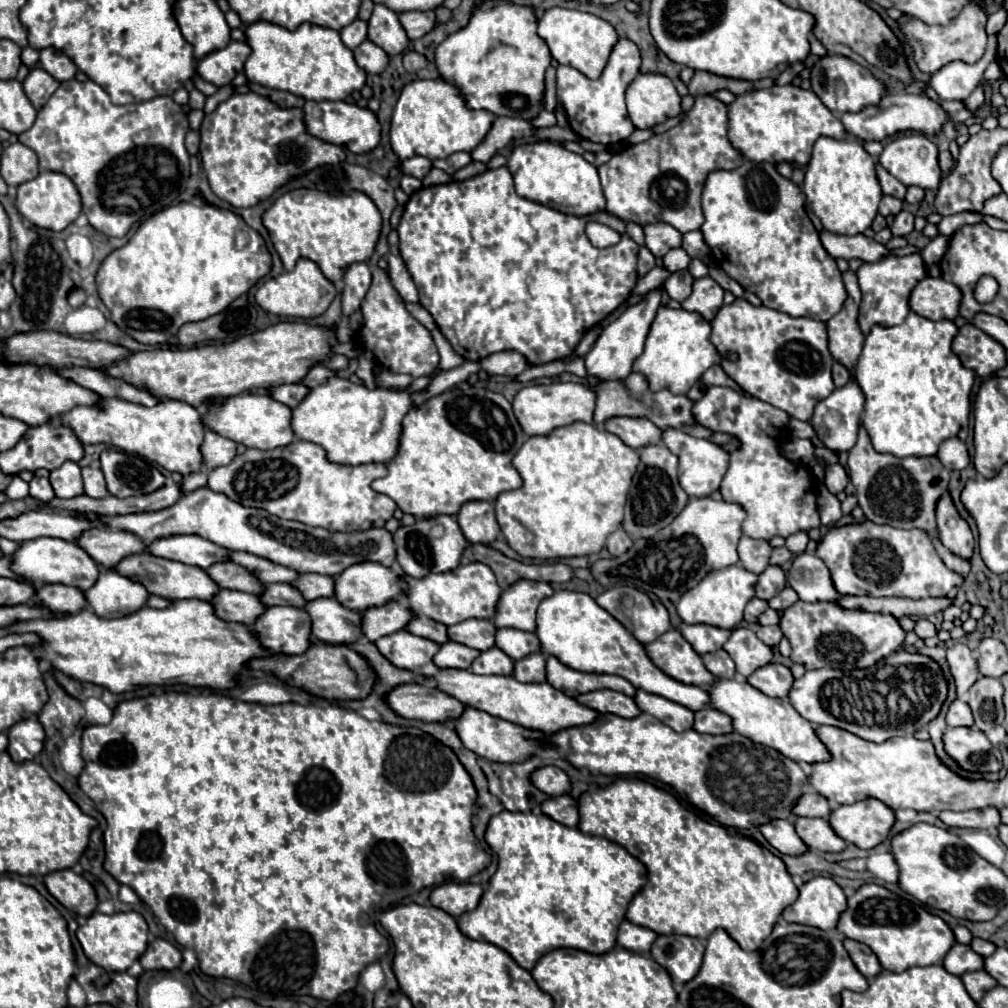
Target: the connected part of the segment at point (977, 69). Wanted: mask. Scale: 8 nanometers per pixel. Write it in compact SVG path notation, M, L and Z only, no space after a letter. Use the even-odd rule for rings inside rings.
M988 36L987 51L983 60L968 66L966 62L950 62L948 66L942 66L938 72L932 74L932 88L942 100L966 100L968 94L974 92L974 88L980 84L986 66L996 60L997 37Z

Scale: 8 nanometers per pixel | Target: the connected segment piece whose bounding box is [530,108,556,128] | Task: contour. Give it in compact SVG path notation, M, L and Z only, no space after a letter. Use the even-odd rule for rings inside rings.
M542 108L542 112L540 112L540 116L538 118L534 118L534 120L530 120L536 128L546 128L546 126L556 126L556 118L554 118L554 114L550 114L550 112L546 112L544 108Z

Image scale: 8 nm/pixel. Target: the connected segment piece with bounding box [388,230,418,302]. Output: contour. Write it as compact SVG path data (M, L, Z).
M392 230L388 236L388 244L390 244L390 254L388 254L388 274L392 280L392 286L398 290L398 294L406 300L406 302L418 302L418 290L400 258L398 252L398 234Z

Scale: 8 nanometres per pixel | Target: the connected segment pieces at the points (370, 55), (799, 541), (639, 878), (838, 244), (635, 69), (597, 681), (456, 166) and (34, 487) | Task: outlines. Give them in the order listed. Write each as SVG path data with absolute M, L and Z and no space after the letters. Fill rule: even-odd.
M364 40L354 50L354 58L356 58L356 64L368 74L380 74L388 64L388 54L370 40Z
M796 532L792 536L786 538L786 548L792 552L792 554L800 554L806 550L806 544L808 544L808 532Z
M502 810L490 818L486 842L498 856L498 870L490 878L476 910L458 918L458 928L472 940L490 942L506 950L524 970L532 970L536 960L556 948L576 948L590 954L604 954L614 948L616 932L624 920L628 902L646 884L646 868L622 846L568 828L544 814L522 814Z
M822 230L820 240L832 258L844 258L844 260L860 258L862 262L876 262L888 254L884 244L878 244L864 234L840 236L840 234L828 234L828 230Z
M620 38L612 54L608 58L608 64L598 80L590 80L584 74L578 74L572 66L558 66L556 70L556 94L562 102L570 128L580 136L596 144L614 146L624 142L632 132L632 120L628 118L628 110L624 106L624 90L634 82L636 74L640 74L640 50L634 42L628 42L628 38Z
M548 656L546 660L546 682L572 698L578 698L584 692L602 690L602 688L610 688L610 690L616 690L628 696L636 696L636 688L628 680L614 676L614 674L578 672L562 664L556 656Z
M456 152L456 154L452 154L452 156L448 156L448 158L442 158L442 160L434 160L432 164L434 164L434 168L440 168L440 170L444 170L446 174L454 174L456 170L460 170L460 168L464 168L466 164L470 164L472 162L472 158L470 158L470 154L468 152Z
M34 476L34 478L30 480L30 496L36 498L36 500L44 500L44 502L52 500L52 498L54 498L54 490L52 490L48 478L38 478L38 476Z

